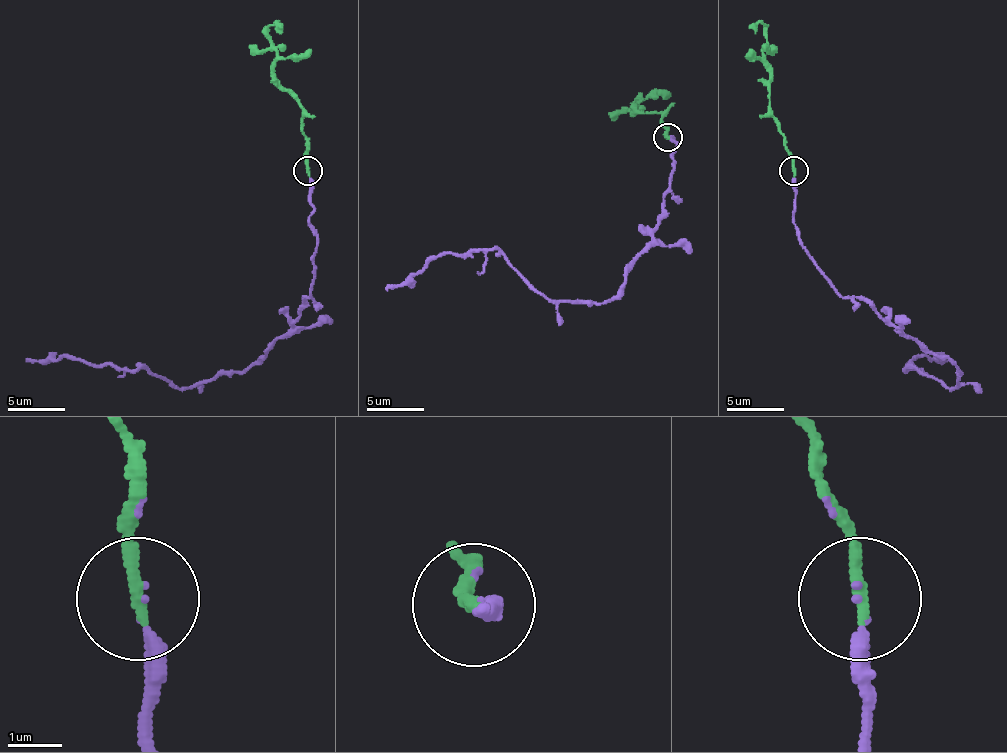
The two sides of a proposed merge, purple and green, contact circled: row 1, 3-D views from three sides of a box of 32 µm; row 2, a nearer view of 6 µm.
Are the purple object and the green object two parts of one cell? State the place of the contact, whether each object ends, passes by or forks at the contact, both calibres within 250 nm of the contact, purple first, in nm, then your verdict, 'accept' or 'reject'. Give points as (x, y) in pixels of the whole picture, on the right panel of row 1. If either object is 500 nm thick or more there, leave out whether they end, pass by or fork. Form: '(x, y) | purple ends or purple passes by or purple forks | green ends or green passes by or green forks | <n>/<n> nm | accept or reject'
(794, 171) | purple ends | green ends | 150/260 nm | accept

